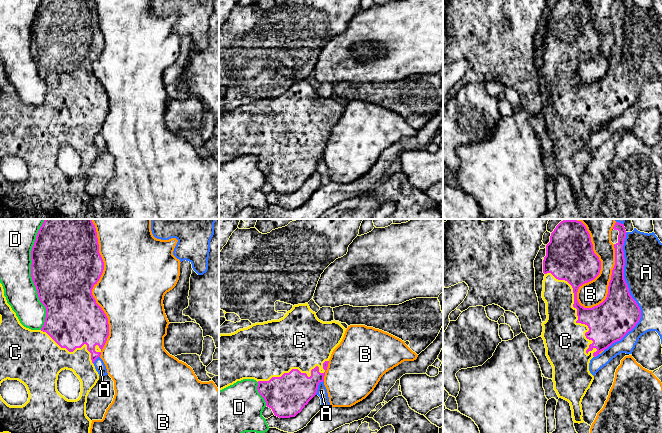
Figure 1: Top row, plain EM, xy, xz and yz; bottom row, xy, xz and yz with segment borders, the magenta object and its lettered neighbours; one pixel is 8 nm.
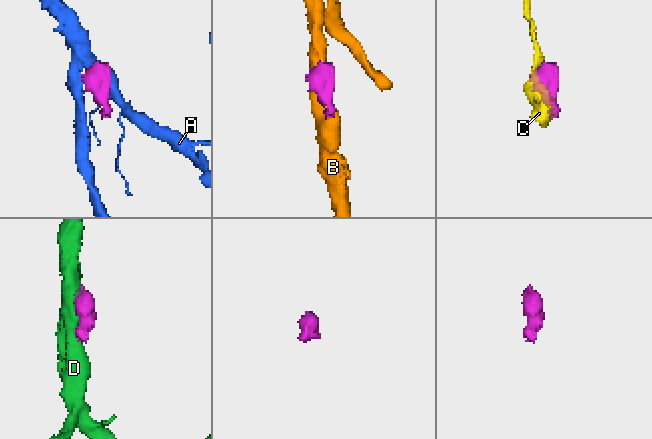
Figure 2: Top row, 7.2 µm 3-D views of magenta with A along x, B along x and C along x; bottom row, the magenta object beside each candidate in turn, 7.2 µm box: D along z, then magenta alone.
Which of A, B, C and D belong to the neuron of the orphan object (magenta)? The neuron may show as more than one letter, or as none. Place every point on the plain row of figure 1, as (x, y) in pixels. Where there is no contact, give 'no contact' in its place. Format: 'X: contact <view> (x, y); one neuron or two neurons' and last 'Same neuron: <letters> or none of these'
A: contact yz (629, 70); two neurons
B: contact yz (599, 48); two neurons
C: contact yz (578, 94); one neuron
D: contact xy (31, 52); two neurons
Same neuron: C

